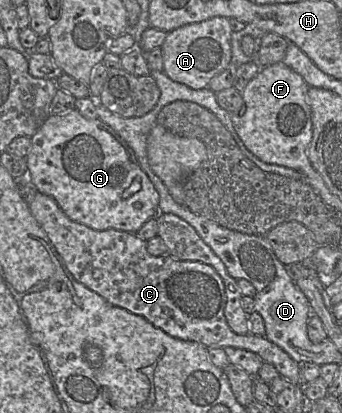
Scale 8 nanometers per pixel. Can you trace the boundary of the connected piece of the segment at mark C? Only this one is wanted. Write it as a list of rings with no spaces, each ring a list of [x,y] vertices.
[[[29,183],[27,204],[74,279],[103,297],[111,305],[142,316],[155,327],[177,339],[198,342],[212,348],[234,347],[252,351],[263,362],[272,364],[279,375],[295,385],[302,386],[300,365],[283,349],[265,336],[251,333],[238,335],[231,330],[224,315],[227,300],[224,282],[212,266],[195,261],[180,261],[169,255],[155,257],[148,253],[146,241],[138,238],[135,233],[114,229],[94,230],[75,222],[68,218],[53,198],[34,190]]]

